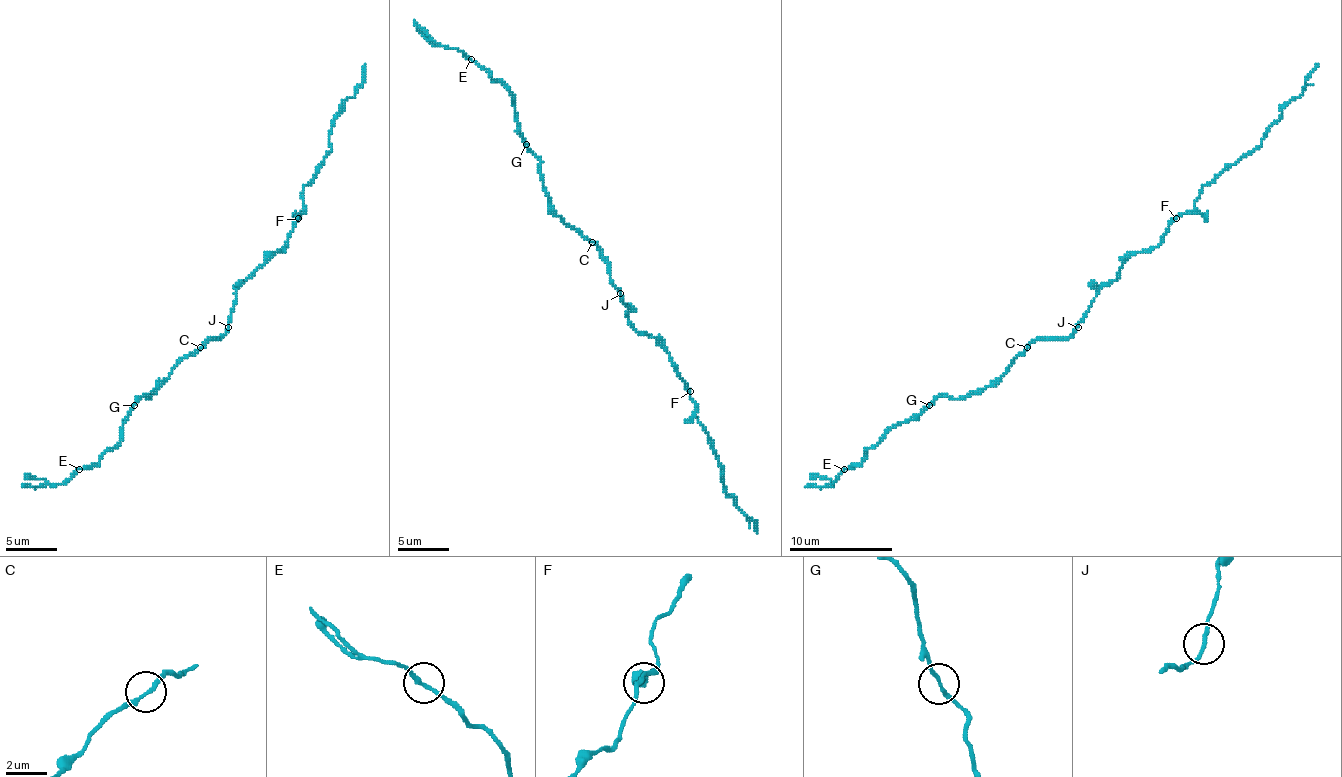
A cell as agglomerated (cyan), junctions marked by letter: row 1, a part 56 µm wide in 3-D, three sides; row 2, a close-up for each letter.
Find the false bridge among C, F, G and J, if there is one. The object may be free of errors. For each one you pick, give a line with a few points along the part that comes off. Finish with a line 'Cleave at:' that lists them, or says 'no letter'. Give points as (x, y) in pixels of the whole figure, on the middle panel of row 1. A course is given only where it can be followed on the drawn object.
Cleave at: no letter

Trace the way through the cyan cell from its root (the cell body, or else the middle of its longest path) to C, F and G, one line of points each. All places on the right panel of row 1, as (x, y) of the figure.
C: (1076, 327), (1068, 337), (1037, 337), (1027, 347)
F: (1076, 327), (1096, 293), (1117, 278), (1120, 267), (1132, 255), (1156, 247), (1176, 218)
G: (1076, 327), (1068, 337), (1037, 337), (998, 381), (957, 399), (936, 396), (929, 404)

